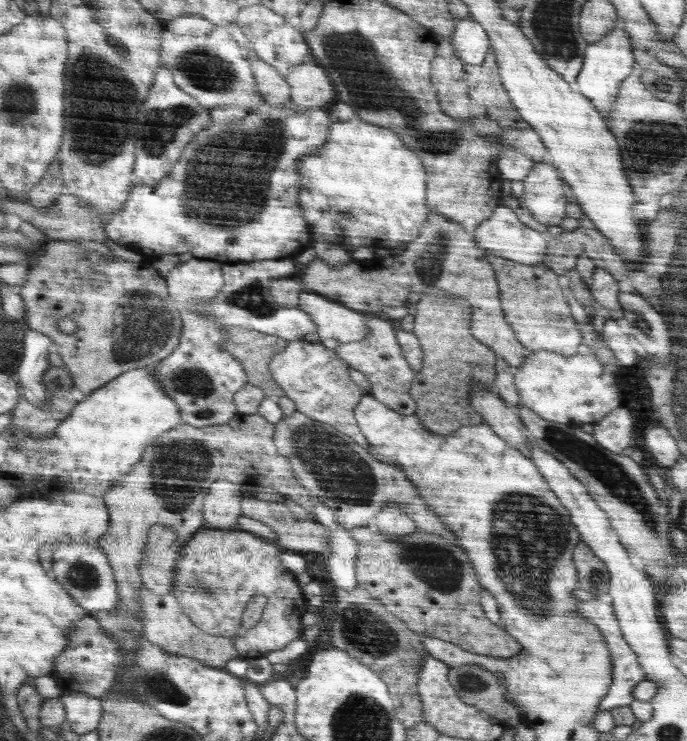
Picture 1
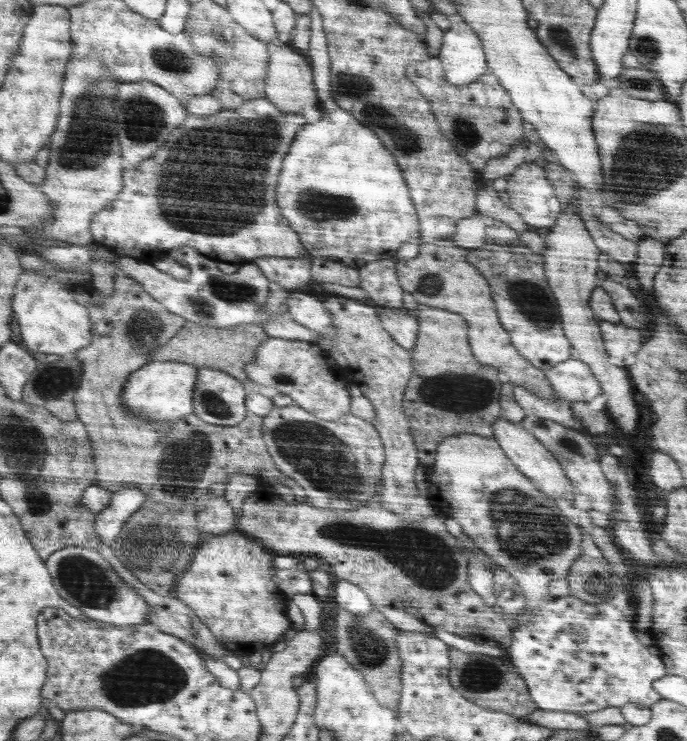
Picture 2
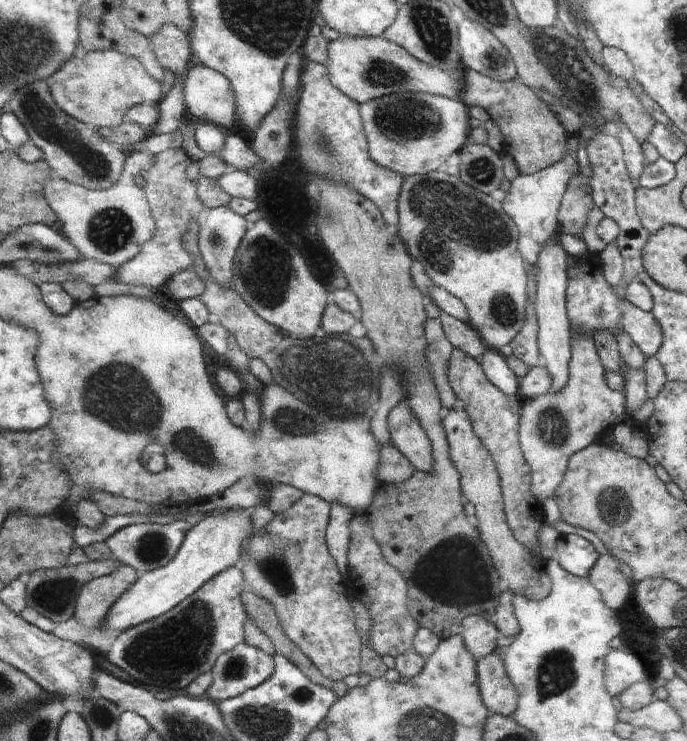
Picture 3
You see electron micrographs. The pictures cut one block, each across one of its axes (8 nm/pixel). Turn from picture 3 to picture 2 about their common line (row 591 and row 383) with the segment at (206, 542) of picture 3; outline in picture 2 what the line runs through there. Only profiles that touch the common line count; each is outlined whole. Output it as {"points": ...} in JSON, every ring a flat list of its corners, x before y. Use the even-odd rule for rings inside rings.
{"points":[[152,361,148,366,135,372,124,388,124,405,136,417,170,421,191,415,195,405,195,386,199,380,199,367,176,361]]}

